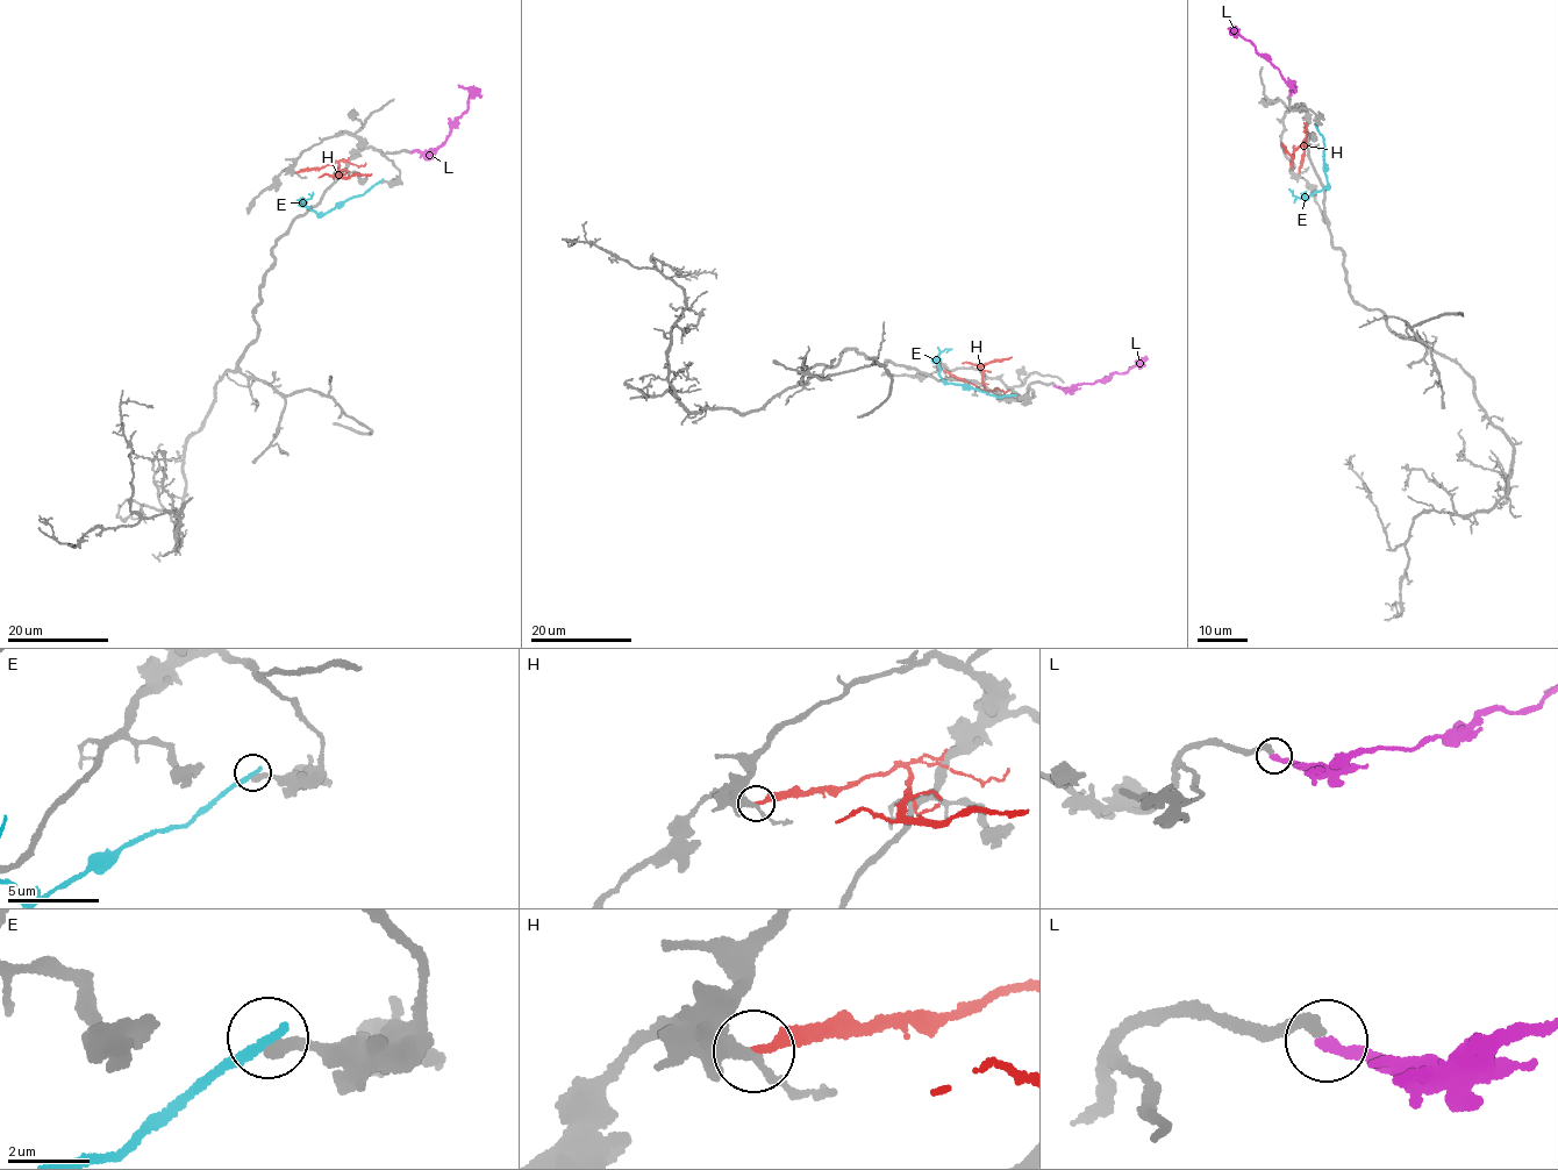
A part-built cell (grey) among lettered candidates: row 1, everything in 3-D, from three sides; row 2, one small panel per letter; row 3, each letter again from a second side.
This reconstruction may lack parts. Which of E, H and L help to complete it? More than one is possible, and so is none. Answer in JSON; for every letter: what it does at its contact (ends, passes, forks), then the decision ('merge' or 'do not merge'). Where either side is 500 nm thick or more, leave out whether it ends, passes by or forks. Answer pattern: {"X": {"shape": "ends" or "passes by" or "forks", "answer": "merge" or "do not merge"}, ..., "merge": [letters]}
{"E": {"shape": "ends", "answer": "do not merge"}, "H": {"shape": "ends", "answer": "do not merge"}, "L": {"shape": "ends", "answer": "merge"}, "merge": ["L"]}

